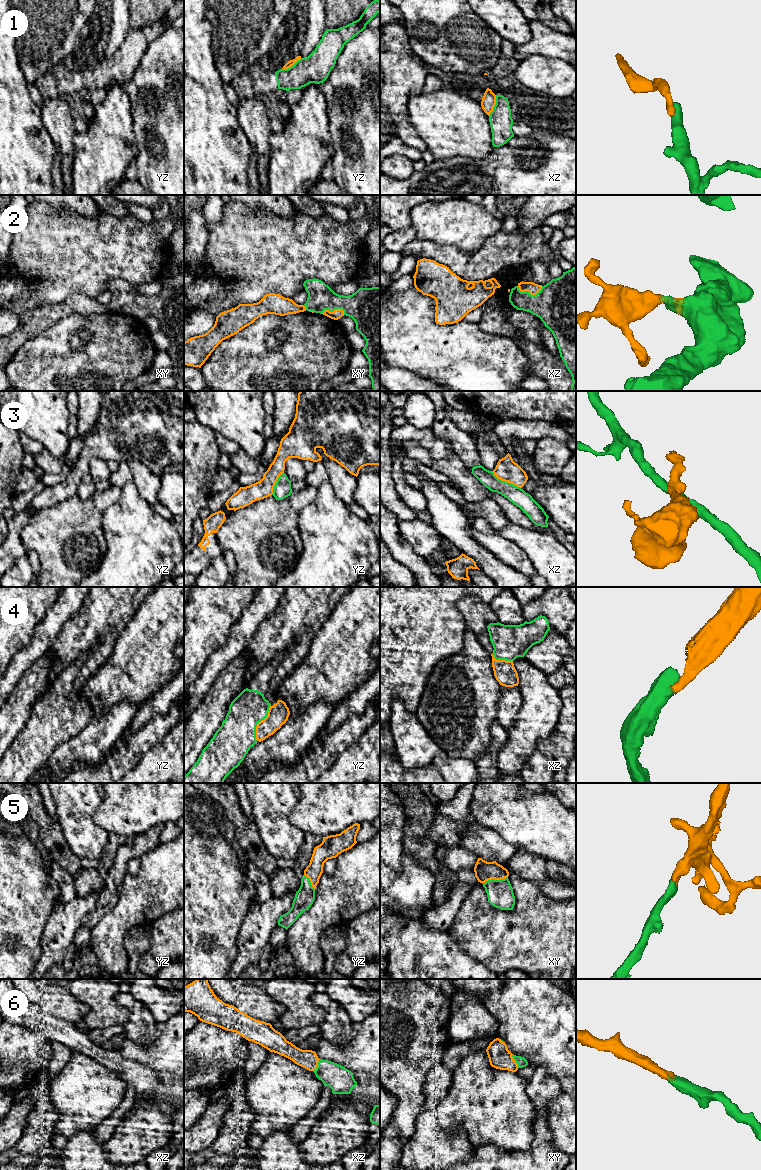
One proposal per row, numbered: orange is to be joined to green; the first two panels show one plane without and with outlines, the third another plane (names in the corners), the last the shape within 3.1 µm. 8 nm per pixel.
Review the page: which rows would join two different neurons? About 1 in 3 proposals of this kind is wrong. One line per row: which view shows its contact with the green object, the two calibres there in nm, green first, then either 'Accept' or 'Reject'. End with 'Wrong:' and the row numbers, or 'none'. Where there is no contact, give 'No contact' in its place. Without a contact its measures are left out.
1: Touches green in xz. Thickness 180 nm (green) against 120 nm. Reject
2: Touches green in xz. Thickness 360 nm (green) against 90 nm. Accept
3: Touches green in xz. Thickness 140 nm (green) against 180 nm. Reject
4: Touches green in yz. Thickness 300 nm (green) against 170 nm. Accept
5: Touches green in xy. Thickness 220 nm (green) against 160 nm. Accept
6: Touches green in xz. Thickness 200 nm (green) against 160 nm. Accept
Wrong: 1, 3

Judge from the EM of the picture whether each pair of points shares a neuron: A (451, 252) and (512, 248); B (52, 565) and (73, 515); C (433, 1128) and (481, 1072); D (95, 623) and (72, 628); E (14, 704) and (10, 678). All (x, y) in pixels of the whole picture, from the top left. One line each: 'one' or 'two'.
A: one
B: one
C: two
D: one
E: two

